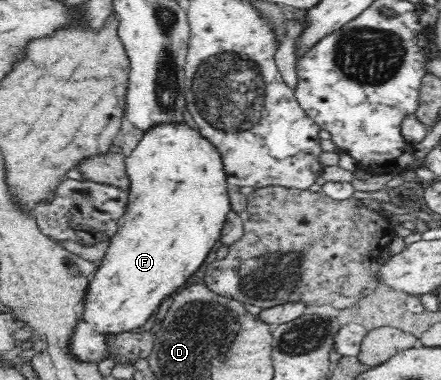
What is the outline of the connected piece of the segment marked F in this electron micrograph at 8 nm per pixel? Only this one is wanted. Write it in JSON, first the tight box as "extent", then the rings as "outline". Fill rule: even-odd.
{"extent":[70,123,231,363],"outline":[[[158,123],[154,125],[154,127],[150,127],[146,133],[143,133],[138,147],[132,151],[129,157],[126,157],[125,170],[130,181],[128,187],[129,200],[125,205],[125,213],[118,219],[116,233],[110,237],[110,246],[104,258],[101,259],[98,270],[92,275],[87,285],[87,290],[83,297],[83,313],[80,317],[78,327],[76,327],[76,333],[74,333],[74,337],[72,337],[72,345],[70,345],[72,346],[72,354],[76,354],[80,360],[94,360],[94,362],[99,363],[102,359],[106,359],[105,339],[103,339],[103,337],[108,332],[132,331],[144,325],[152,316],[154,310],[158,309],[161,304],[164,304],[166,299],[170,297],[172,291],[174,291],[176,287],[182,286],[183,283],[197,271],[204,259],[207,258],[216,244],[216,241],[219,241],[227,213],[231,210],[230,196],[228,196],[231,187],[227,181],[228,174],[224,169],[222,155],[219,149],[212,144],[210,139],[207,139],[198,128],[188,125],[188,123]]]}

